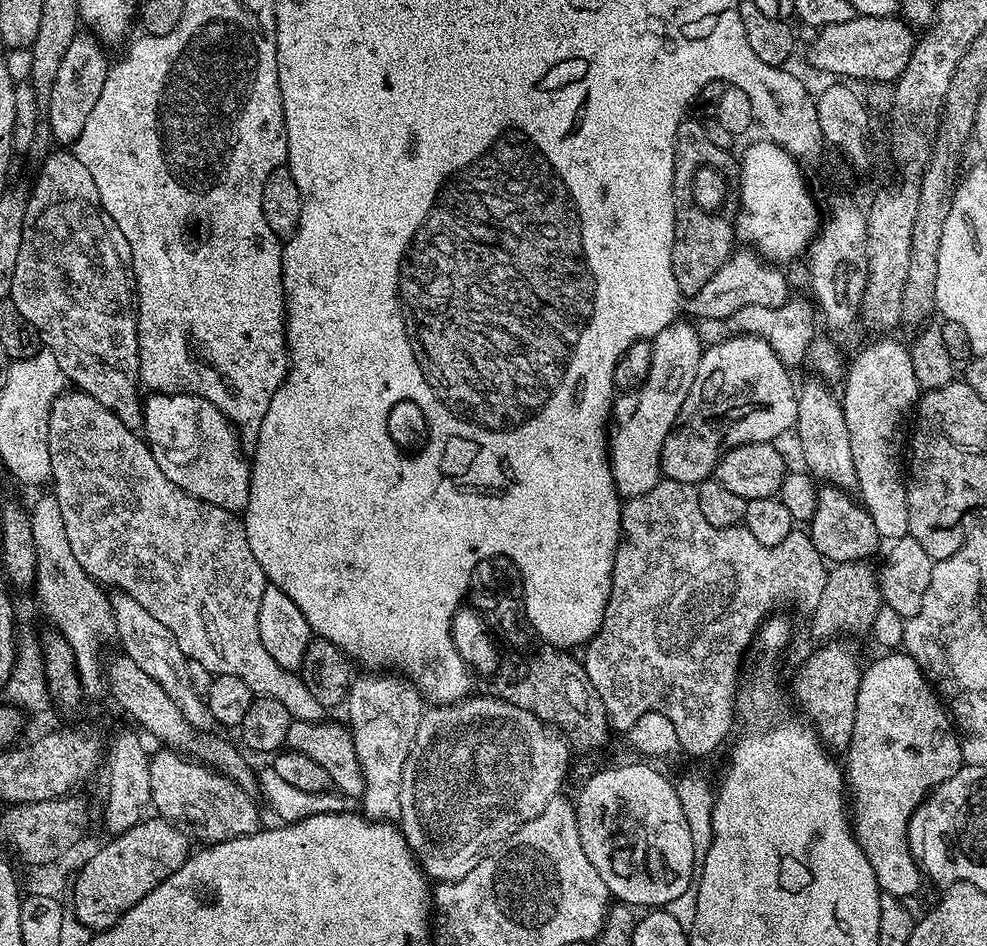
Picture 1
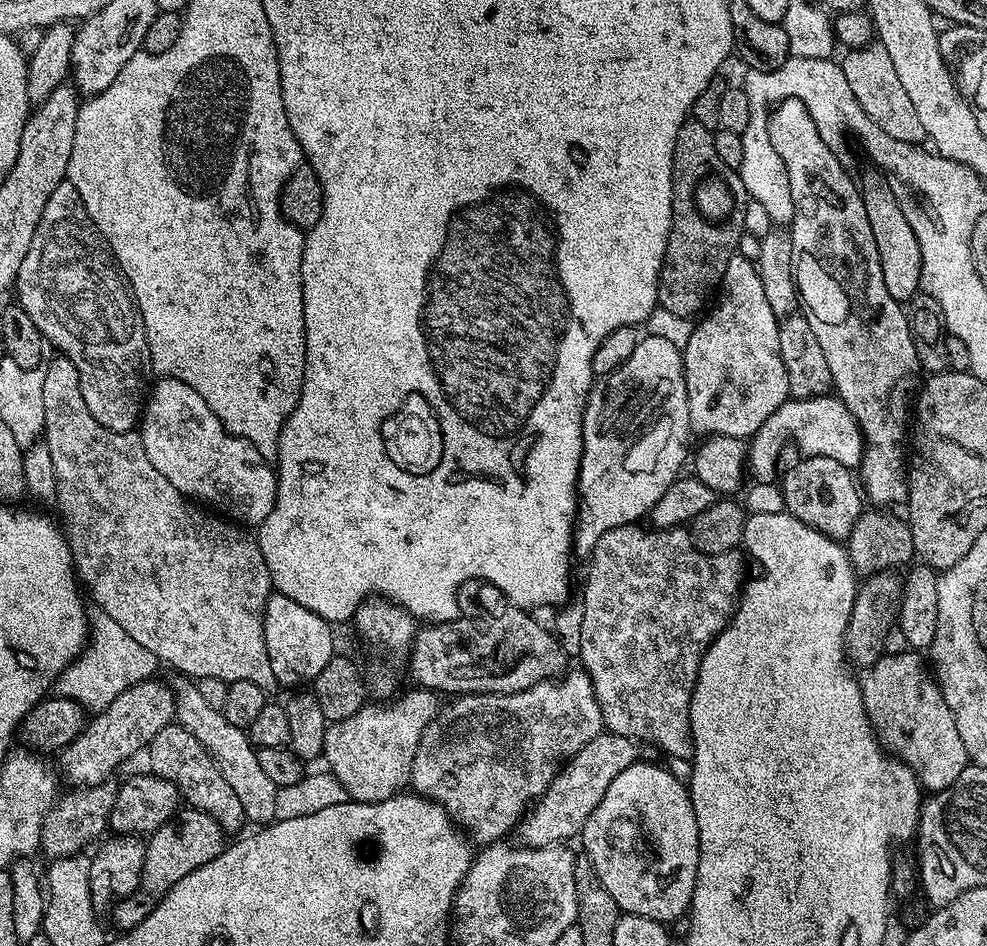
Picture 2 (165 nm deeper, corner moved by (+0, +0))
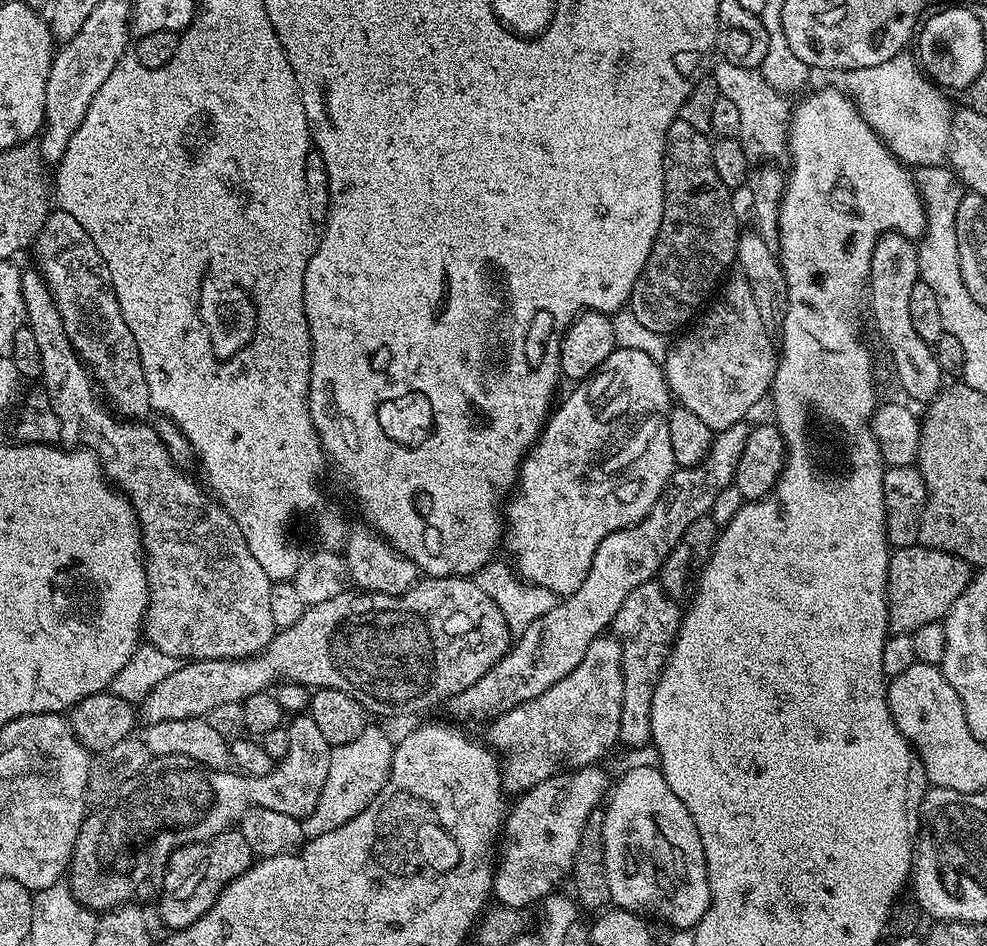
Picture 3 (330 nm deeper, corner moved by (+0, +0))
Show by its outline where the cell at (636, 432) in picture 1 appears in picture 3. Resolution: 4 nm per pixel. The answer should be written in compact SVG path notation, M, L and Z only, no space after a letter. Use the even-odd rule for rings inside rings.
M618 346L615 350L612 351L612 356L610 358L606 358L606 362L596 372L594 378L589 379L583 386L576 386L573 388L576 389L573 390L572 396L566 397L564 404L560 405L559 403L551 415L549 415L547 425L544 431L541 433L539 442L534 444L532 451L524 457L524 463L520 470L520 475L518 477L518 487L515 489L514 498L509 499L506 504L506 548L508 544L508 552L510 555L512 555L513 562L516 563L517 569L515 568L515 571L518 573L519 579L525 582L537 584L543 588L554 590L557 597L560 598L570 595L572 589L577 588L580 584L580 581L586 578L586 574L588 573L588 565L594 562L594 550L598 545L600 545L602 538L606 538L606 534L617 532L618 530L627 528L630 524L638 523L639 520L641 520L641 518L643 518L644 515L647 514L647 512L649 512L649 510L652 508L652 502L659 498L661 492L663 492L664 488L668 484L669 476L671 476L678 467L676 459L674 458L674 450L668 444L668 414L670 411L670 403L668 404L668 400L670 401L670 389L668 387L667 380L662 378L662 368L659 363L652 361L648 356L644 356L640 350L630 350L629 348L621 348Z

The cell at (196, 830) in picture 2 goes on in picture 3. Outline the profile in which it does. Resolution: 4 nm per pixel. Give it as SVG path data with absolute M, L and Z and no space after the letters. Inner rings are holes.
M238 830L218 834L213 840L186 844L176 849L164 870L164 887L158 897L160 920L168 930L185 928L198 920L205 907L234 878L254 862L250 842Z

